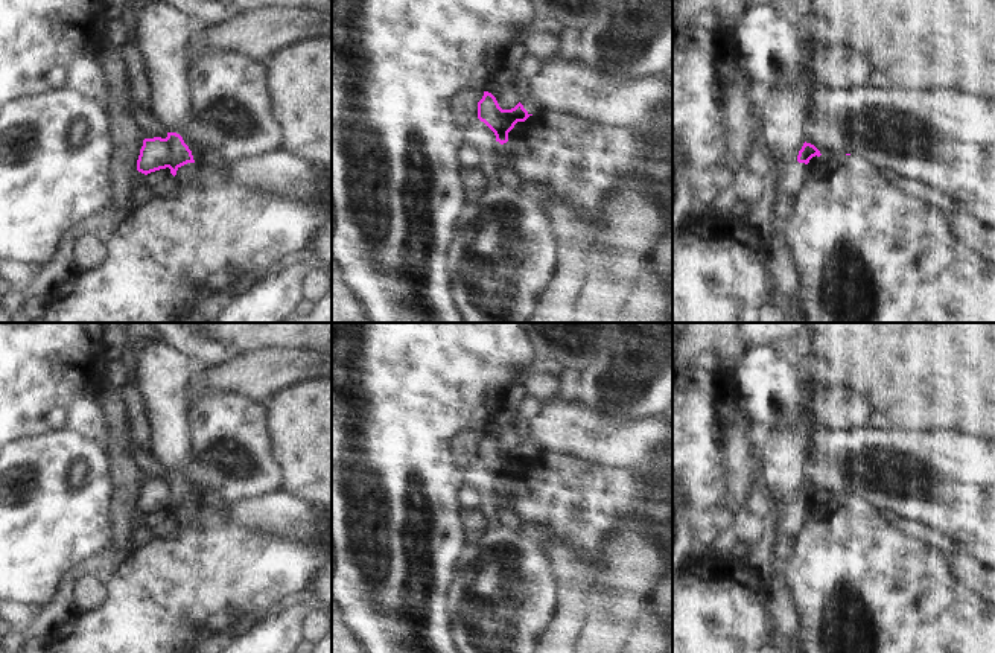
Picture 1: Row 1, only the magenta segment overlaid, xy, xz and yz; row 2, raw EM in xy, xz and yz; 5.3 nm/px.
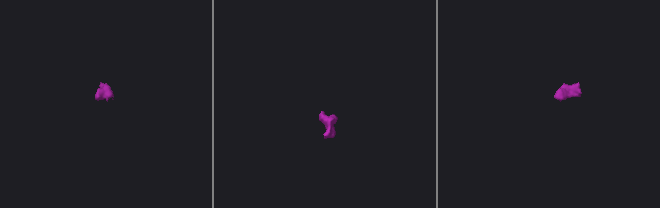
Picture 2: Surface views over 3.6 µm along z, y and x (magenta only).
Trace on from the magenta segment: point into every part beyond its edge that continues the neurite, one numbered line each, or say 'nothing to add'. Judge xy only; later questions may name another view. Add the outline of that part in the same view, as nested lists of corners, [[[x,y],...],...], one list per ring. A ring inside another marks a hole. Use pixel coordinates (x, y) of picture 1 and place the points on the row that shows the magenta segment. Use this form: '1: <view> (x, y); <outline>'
1: xy (189, 175); [[[187,163],[176,170],[176,183],[184,189],[201,187],[201,167],[196,163]]]

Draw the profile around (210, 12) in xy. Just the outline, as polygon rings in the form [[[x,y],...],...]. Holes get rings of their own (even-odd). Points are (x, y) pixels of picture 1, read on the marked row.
[[[163,0],[175,11],[198,18],[208,26],[215,26],[239,14],[233,6],[216,0]]]

